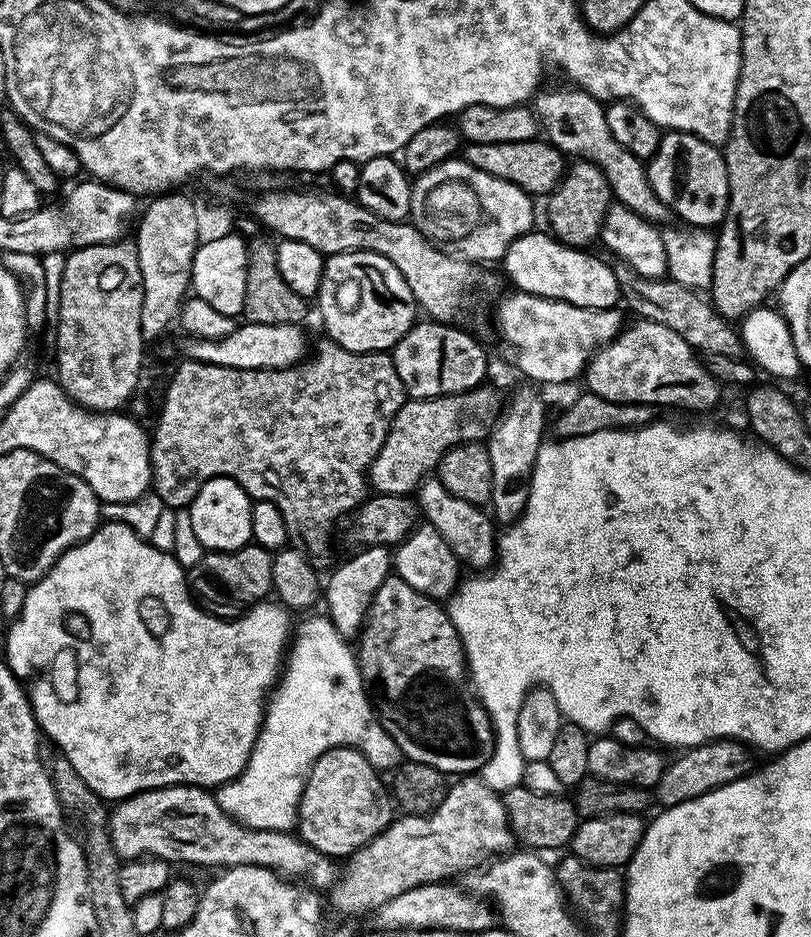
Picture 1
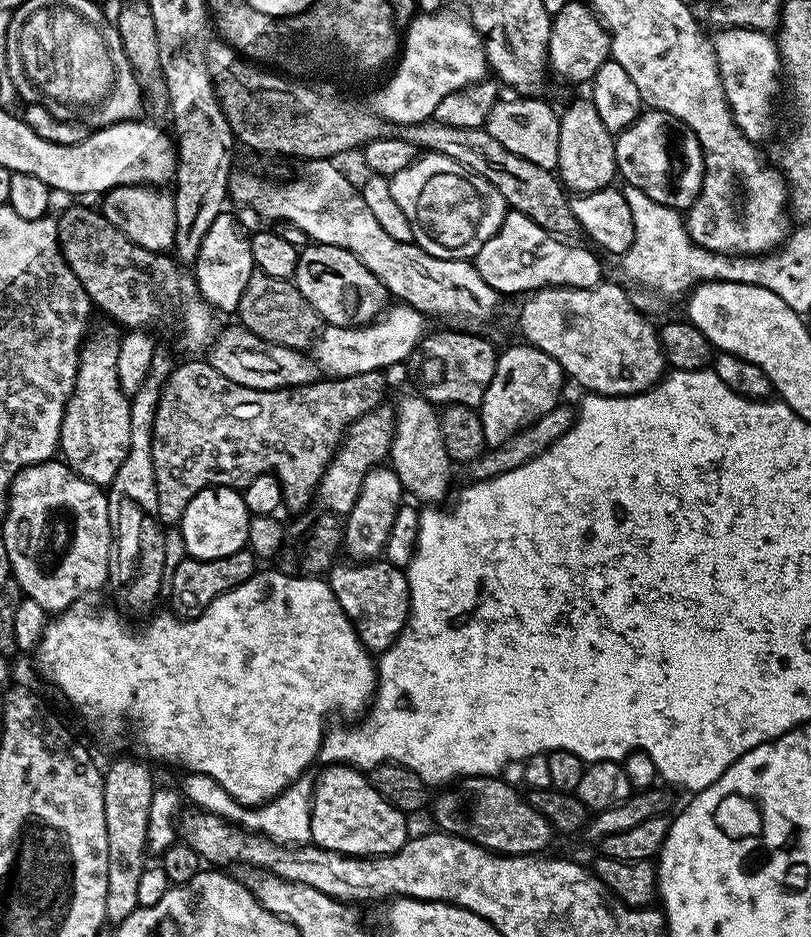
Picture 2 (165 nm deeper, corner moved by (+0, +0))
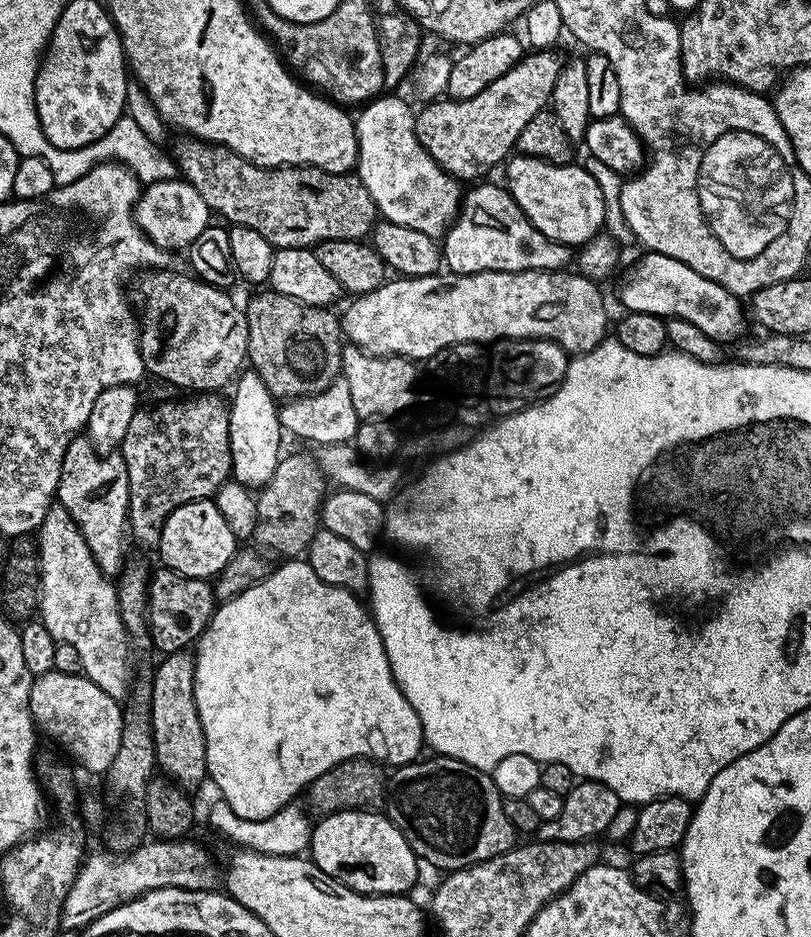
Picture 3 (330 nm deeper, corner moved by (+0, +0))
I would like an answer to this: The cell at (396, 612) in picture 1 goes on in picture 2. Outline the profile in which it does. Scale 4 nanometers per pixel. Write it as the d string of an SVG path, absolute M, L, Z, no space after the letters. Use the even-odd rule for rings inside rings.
M384 558L347 563L336 562L328 569L326 579L330 590L334 590L338 606L348 615L365 648L373 654L385 652L400 637L408 620L408 577Z

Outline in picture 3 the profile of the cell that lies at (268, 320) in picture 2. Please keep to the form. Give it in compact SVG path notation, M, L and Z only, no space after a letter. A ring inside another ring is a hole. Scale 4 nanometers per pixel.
M271 290L258 293L246 304L247 363L261 376L277 401L291 402L298 396L324 392L341 375L340 316L332 311L331 307L319 308Z

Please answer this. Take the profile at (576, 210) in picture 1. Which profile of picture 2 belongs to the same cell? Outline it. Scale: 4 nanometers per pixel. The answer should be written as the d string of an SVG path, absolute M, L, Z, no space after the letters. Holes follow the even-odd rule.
M584 98L584 100L574 101L565 112L559 113L559 118L558 166L555 171L560 177L561 184L572 194L583 194L609 187L618 176L616 170L616 136L610 130L606 130L606 125L602 123L602 118L598 118L598 110L594 110L591 99Z

